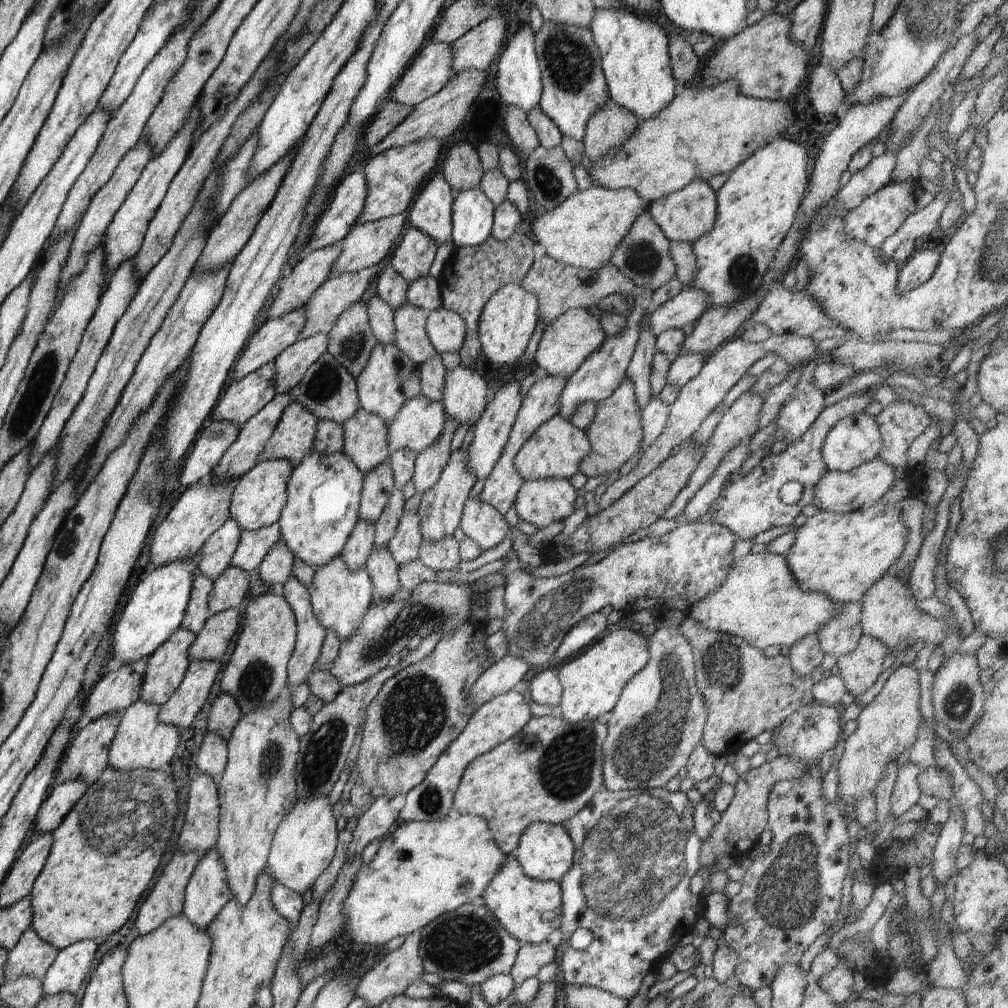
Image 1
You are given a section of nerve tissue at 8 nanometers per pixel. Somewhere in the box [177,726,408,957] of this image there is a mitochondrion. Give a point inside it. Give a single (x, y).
(271, 760)

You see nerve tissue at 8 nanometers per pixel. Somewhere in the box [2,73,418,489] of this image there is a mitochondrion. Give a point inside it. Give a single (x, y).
(34, 396)

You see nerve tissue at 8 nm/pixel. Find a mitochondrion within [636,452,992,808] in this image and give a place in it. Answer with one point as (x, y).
(723, 664)

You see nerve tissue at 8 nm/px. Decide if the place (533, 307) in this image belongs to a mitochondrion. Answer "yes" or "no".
no

